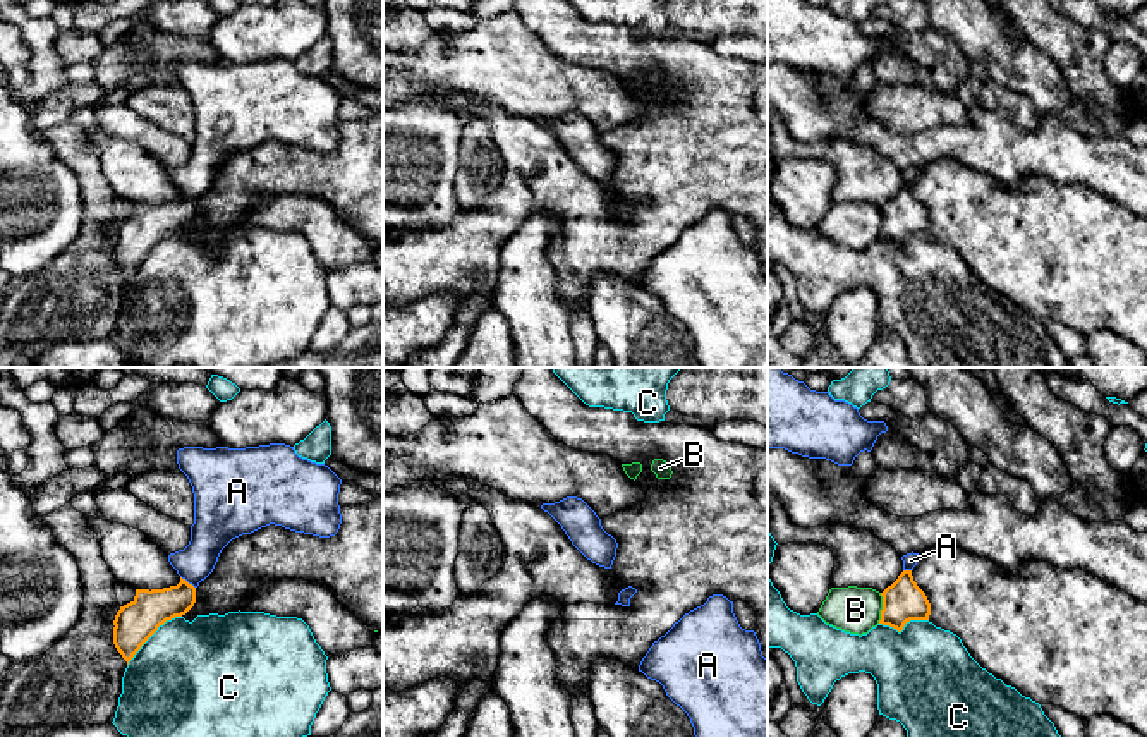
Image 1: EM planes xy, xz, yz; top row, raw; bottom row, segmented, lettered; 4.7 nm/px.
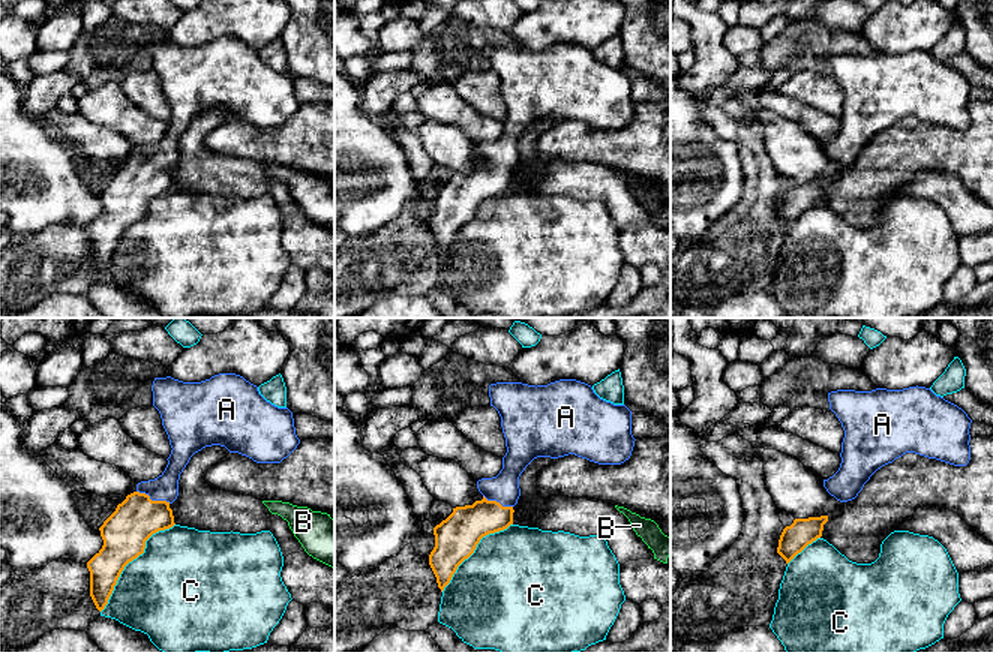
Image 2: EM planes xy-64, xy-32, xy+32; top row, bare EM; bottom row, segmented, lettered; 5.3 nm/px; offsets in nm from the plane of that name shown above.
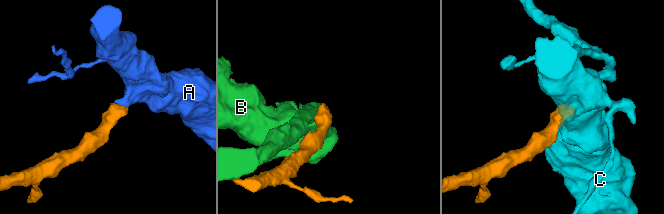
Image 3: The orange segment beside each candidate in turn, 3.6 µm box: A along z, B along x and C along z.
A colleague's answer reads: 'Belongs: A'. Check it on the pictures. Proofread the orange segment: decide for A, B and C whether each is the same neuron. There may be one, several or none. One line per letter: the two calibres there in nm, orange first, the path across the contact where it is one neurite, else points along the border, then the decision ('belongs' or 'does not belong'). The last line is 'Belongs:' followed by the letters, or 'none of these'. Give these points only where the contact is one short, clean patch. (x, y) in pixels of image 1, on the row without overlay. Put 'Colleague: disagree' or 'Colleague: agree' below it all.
A: 180 nm thick on the orange side, 180 nm on the other; runs through xy (151, 224), (163, 220), (186, 196), (210, 150); belongs
B: 190 nm thick on the orange side, 220 nm on the other; does not belong
C: 190 nm thick on the orange side, 500 nm on the other; does not belong
Belongs: A
Colleague: agree

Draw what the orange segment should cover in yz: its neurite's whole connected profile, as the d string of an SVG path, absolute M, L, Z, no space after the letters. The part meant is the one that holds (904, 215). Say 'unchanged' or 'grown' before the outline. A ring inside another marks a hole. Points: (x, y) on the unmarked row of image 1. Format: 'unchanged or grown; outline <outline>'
grown; outline M907 168L901 175L903 187L881 208L883 225L879 235L879 239L889 241L898 247L903 246L907 237L929 235L931 230L931 218L912 191L912 186L919 177L919 168Z

